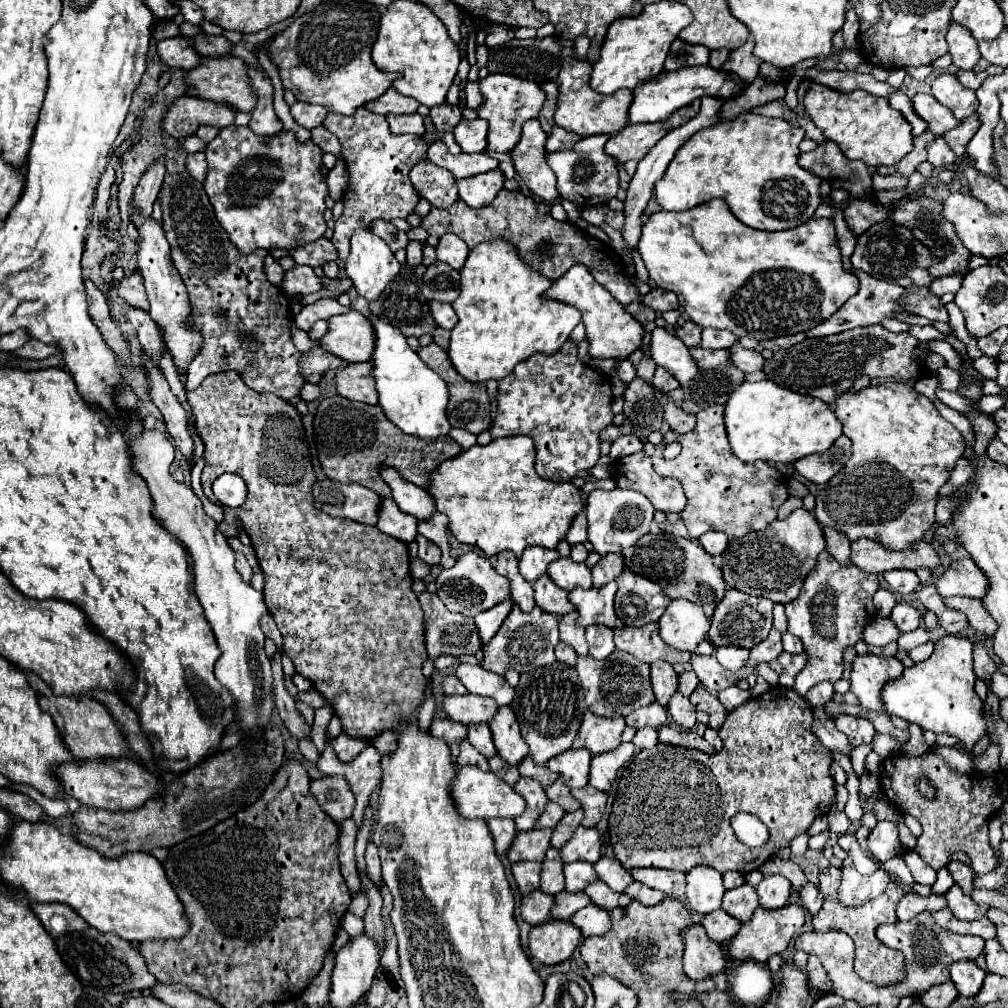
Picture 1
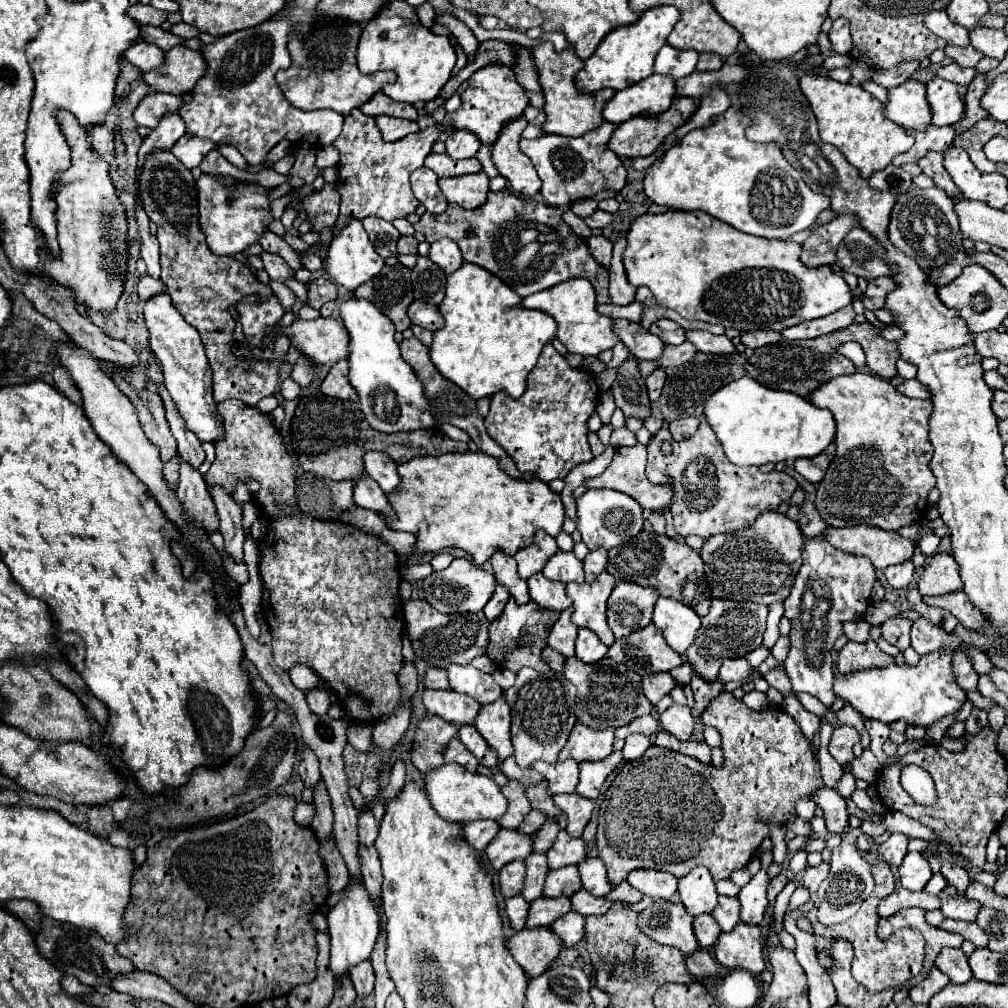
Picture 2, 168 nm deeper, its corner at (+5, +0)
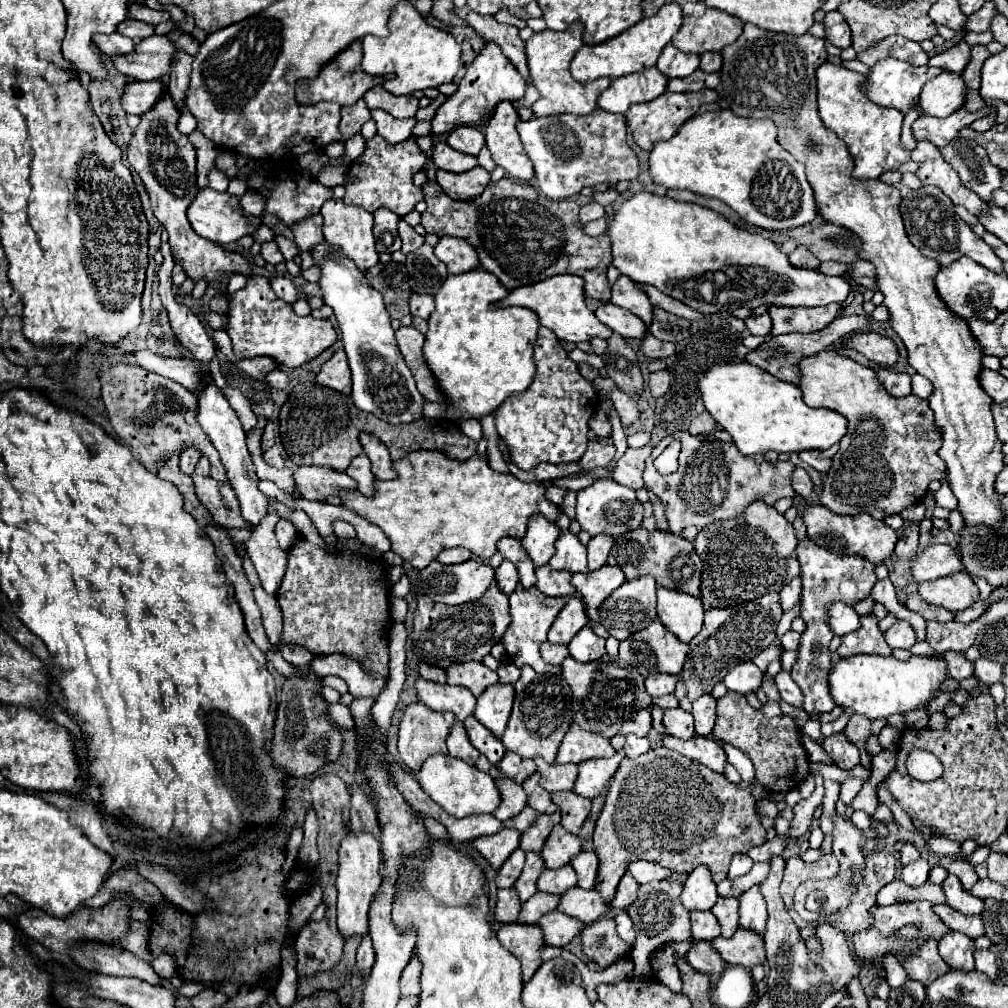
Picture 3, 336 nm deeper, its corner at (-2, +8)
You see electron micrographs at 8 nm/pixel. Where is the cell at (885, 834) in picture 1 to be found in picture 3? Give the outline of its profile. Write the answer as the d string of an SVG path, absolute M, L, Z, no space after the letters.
M906 842L906 844L902 846L902 850L900 850L900 862L902 862L902 864L914 862L918 856L920 856L918 848L916 848L914 844L910 844L910 842Z

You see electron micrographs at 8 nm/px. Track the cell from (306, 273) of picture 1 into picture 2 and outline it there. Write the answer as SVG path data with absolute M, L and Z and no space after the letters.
M261 252L261 260L263 260L263 268L265 268L265 272L269 274L271 280L285 282L287 278L293 278L293 270L285 264L283 258L273 256L269 252Z

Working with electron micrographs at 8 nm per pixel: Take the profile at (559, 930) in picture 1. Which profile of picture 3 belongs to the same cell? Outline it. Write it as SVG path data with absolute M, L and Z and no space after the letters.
M506 924L498 930L498 940L522 962L522 978L528 982L542 964L542 948L546 946L538 924Z

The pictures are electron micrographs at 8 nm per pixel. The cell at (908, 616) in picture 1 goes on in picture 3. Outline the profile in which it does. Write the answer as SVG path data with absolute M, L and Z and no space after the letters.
M896 620L886 632L884 638L890 648L910 648L916 644L916 632L910 622Z

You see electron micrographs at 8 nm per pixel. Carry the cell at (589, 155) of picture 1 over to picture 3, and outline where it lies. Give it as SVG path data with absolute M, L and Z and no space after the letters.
M596 108L588 116L546 116L518 122L518 134L534 162L540 192L550 200L566 200L586 186L616 184L638 176L636 152L626 144L626 118Z

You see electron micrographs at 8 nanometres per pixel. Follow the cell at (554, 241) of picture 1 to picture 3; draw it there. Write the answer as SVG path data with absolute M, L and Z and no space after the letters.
M510 178L490 182L476 200L452 200L436 180L424 184L424 200L428 204L422 214L426 232L438 236L456 236L466 240L478 254L480 266L498 276L508 288L536 284L556 274L578 274L584 278L586 296L608 302L610 282L606 268L612 262L610 236L588 236L578 218L580 206L574 200L548 200L534 186Z

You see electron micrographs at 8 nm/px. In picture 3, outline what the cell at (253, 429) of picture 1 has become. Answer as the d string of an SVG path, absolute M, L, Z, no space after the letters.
M298 534L296 542L288 548L288 564L282 584L276 592L276 600L282 608L284 630L280 644L292 644L308 648L314 656L342 654L352 660L358 660L362 670L372 676L382 676L388 680L388 630L392 626L390 614L390 582L388 582L390 564L378 558L362 556L352 550L336 550L336 554L320 548L306 540L304 534Z

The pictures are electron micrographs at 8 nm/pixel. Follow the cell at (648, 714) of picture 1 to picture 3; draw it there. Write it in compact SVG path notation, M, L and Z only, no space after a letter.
M644 708L640 710L630 722L626 722L622 728L620 728L620 734L636 734L636 736L648 736L648 732L652 730L652 714L650 714L650 708Z

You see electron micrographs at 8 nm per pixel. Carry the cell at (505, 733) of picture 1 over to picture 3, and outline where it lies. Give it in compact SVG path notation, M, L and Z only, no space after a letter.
M494 684L492 688L486 688L486 692L482 696L478 696L474 716L494 736L500 738L504 734L506 726L508 726L512 704L514 704L514 686L510 686L510 684Z

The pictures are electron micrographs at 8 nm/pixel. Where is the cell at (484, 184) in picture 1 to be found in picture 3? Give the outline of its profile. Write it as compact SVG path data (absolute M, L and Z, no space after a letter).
M476 166L462 174L438 170L436 182L442 186L442 190L448 196L452 196L456 200L472 200L484 192L486 184L490 182L490 174L482 166Z

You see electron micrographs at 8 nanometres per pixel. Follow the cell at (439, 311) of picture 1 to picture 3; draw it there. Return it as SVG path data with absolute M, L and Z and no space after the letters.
M412 294L410 296L410 314L412 316L420 316L420 318L430 318L430 314L434 312L436 302L434 296L426 296L426 294Z

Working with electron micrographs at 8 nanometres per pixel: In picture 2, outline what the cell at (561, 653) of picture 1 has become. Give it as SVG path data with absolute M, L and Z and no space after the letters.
M549 646L541 652L541 658L549 664L549 668L551 670L555 670L555 672L563 672L563 664L565 664L565 656L561 656L559 652L555 652L555 650L551 650Z

